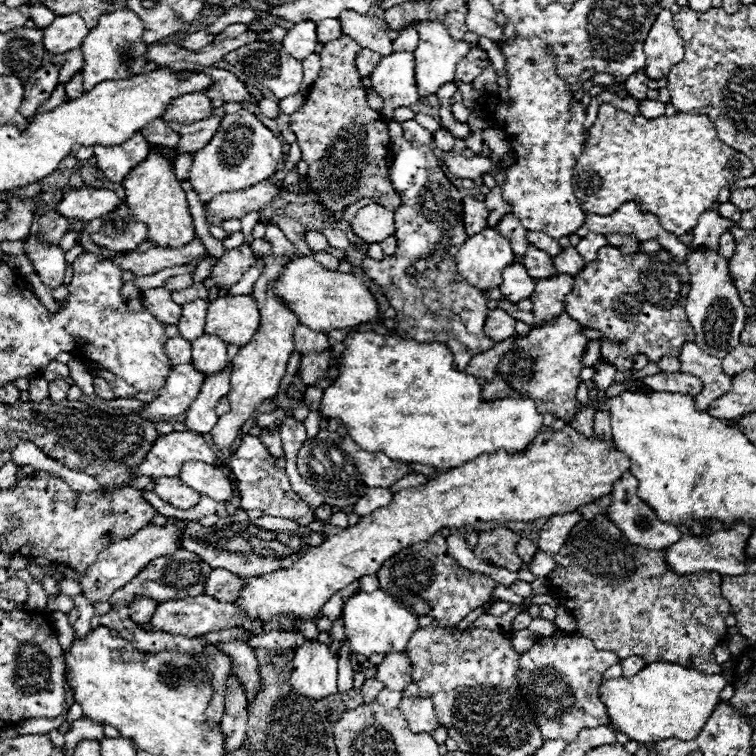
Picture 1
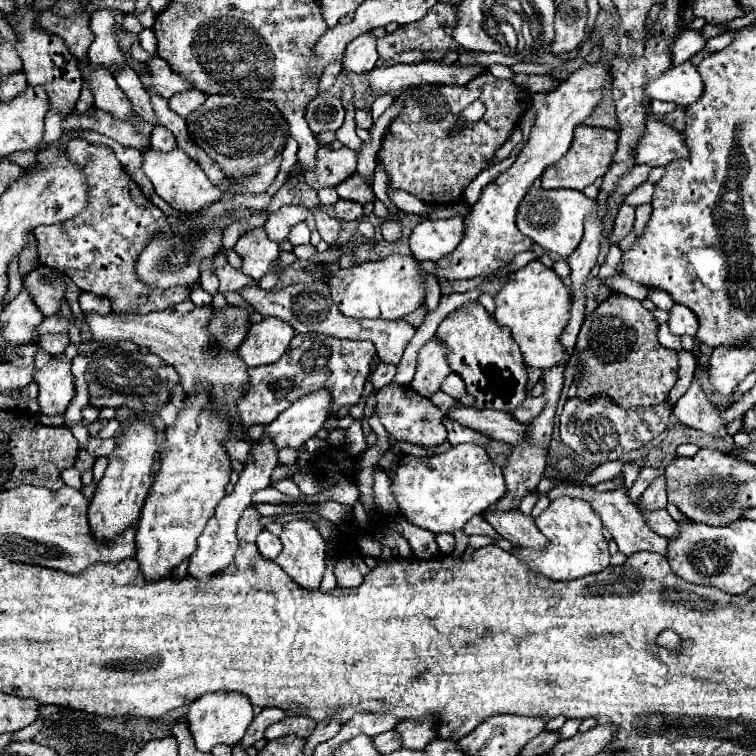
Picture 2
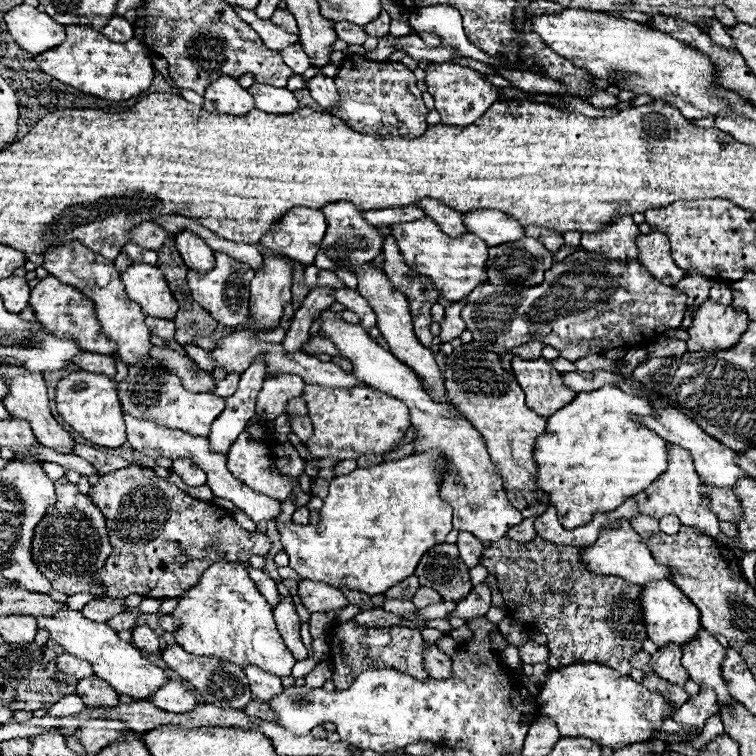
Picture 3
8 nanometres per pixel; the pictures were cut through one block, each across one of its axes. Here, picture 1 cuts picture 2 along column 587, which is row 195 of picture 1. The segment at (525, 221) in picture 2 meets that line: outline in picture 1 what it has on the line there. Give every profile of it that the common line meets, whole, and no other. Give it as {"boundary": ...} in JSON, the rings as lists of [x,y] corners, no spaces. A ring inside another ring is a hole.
{"boundary":[[[240,110],[236,114],[226,114],[222,118],[222,126],[212,136],[212,140],[194,154],[194,162],[188,172],[188,182],[190,188],[198,194],[200,202],[208,204],[216,194],[244,190],[270,178],[278,170],[282,158],[282,144],[272,134],[272,130],[268,130],[248,110]]]}

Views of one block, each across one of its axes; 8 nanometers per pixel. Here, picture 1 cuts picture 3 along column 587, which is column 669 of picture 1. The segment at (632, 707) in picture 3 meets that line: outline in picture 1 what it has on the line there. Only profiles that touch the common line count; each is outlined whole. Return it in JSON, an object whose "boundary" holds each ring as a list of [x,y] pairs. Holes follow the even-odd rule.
{"boundary":[[[654,662],[634,676],[620,676],[604,680],[600,686],[600,700],[608,708],[612,726],[624,732],[630,740],[652,744],[666,738],[692,740],[706,724],[712,708],[720,702],[720,692],[726,686],[722,674],[700,674],[670,662]]]}

